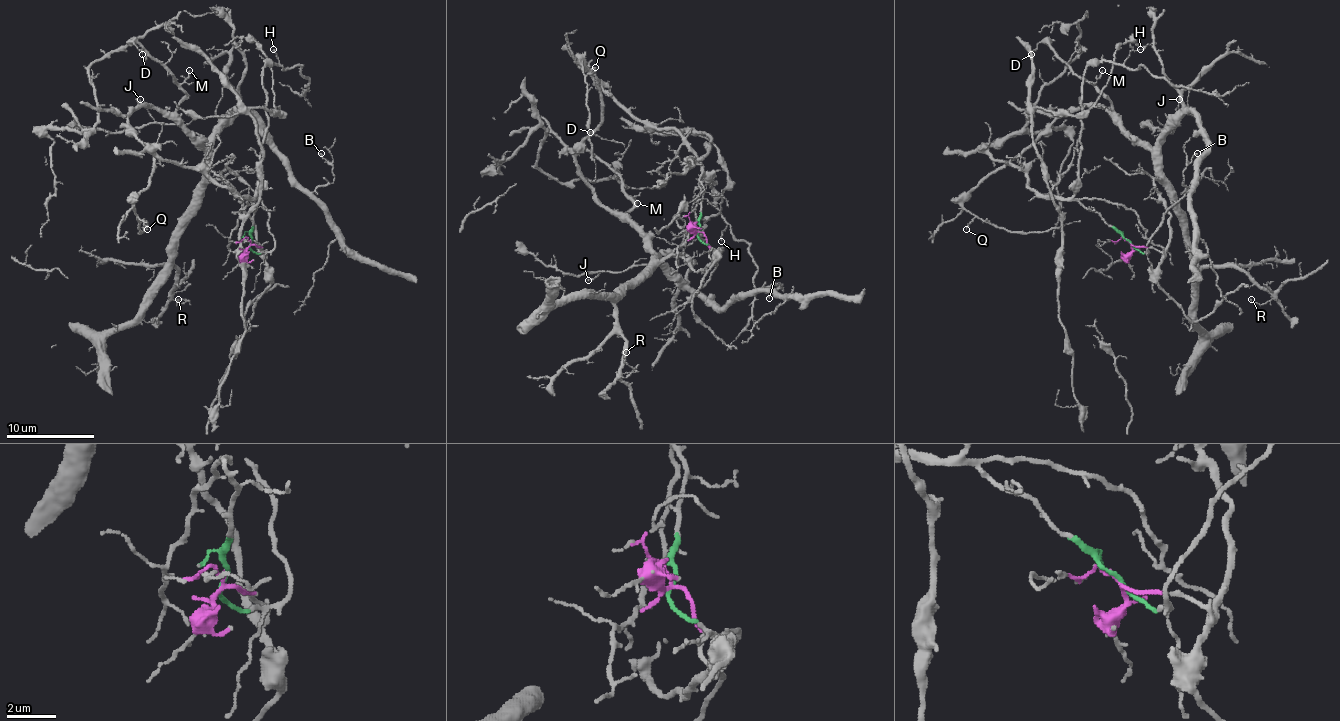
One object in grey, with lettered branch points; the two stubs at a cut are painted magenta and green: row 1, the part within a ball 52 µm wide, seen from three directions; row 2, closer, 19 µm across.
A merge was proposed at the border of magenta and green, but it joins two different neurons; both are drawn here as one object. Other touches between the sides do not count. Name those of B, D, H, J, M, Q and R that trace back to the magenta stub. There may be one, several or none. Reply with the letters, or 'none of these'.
B, D, J, M, Q, R

